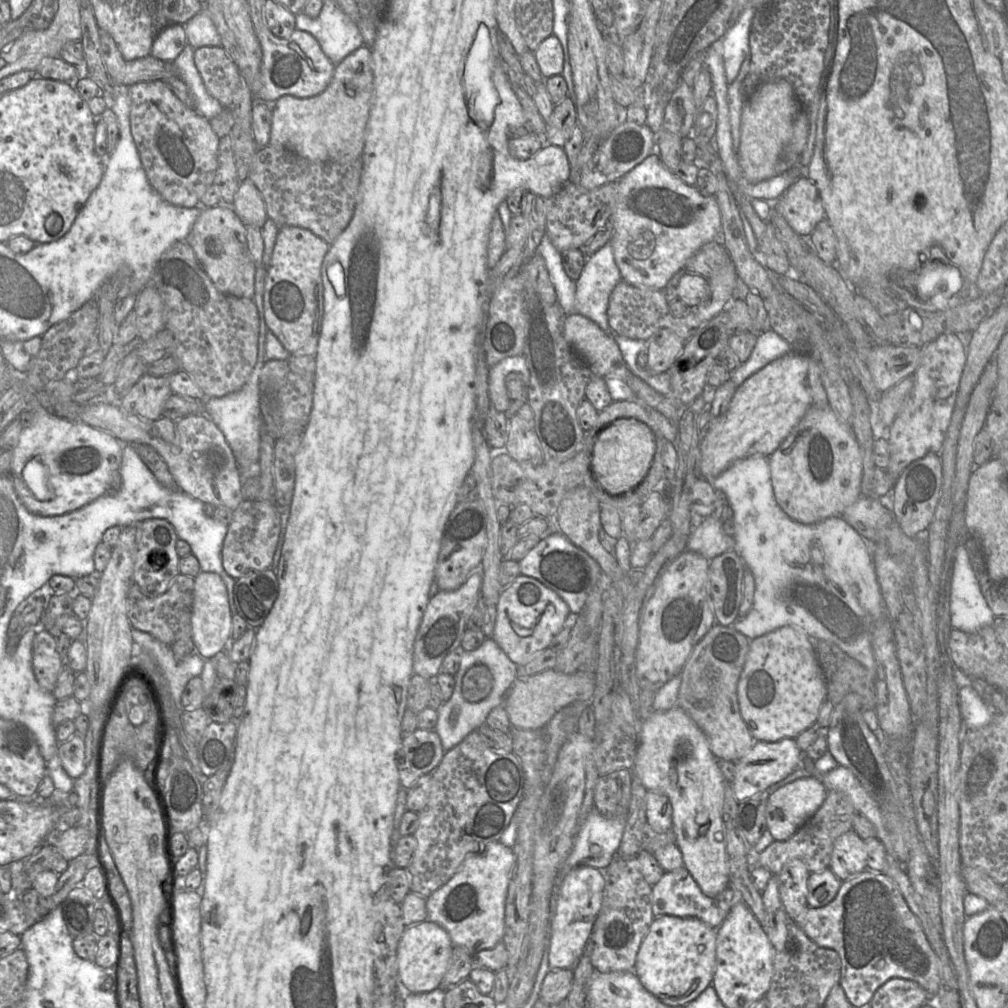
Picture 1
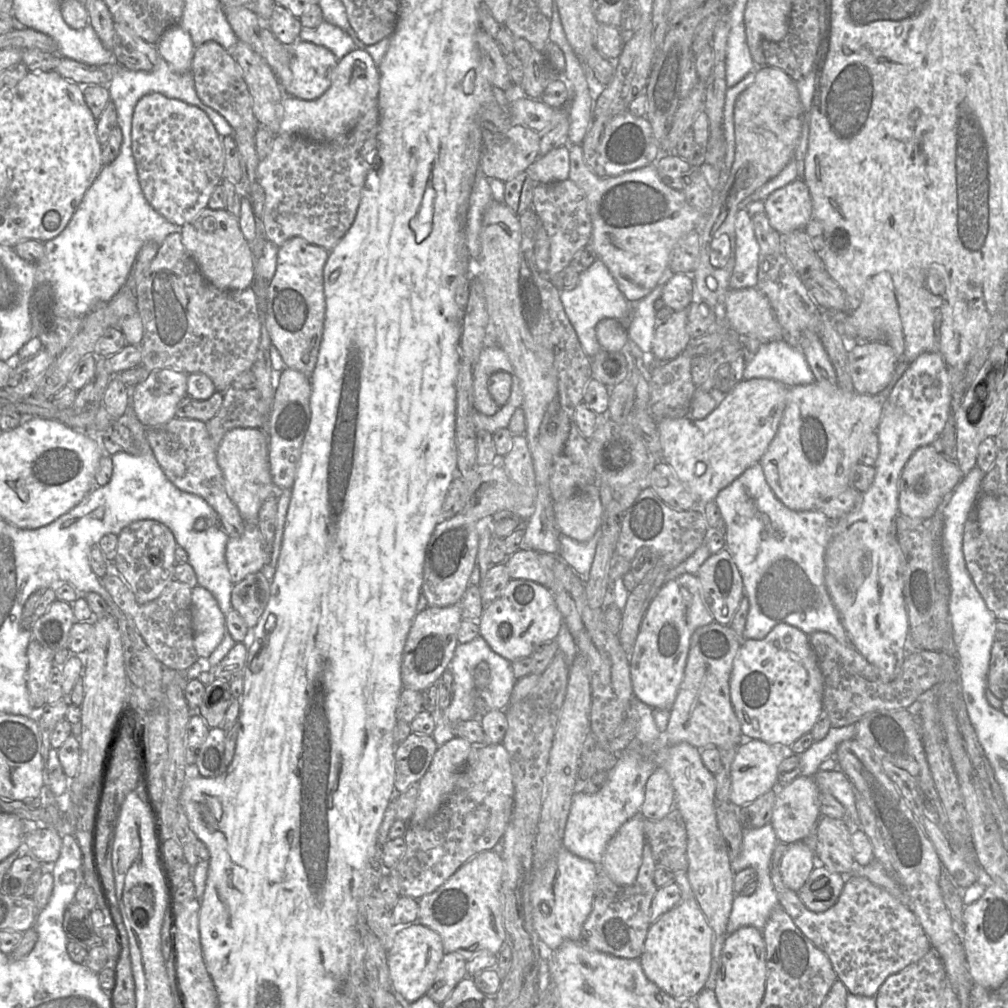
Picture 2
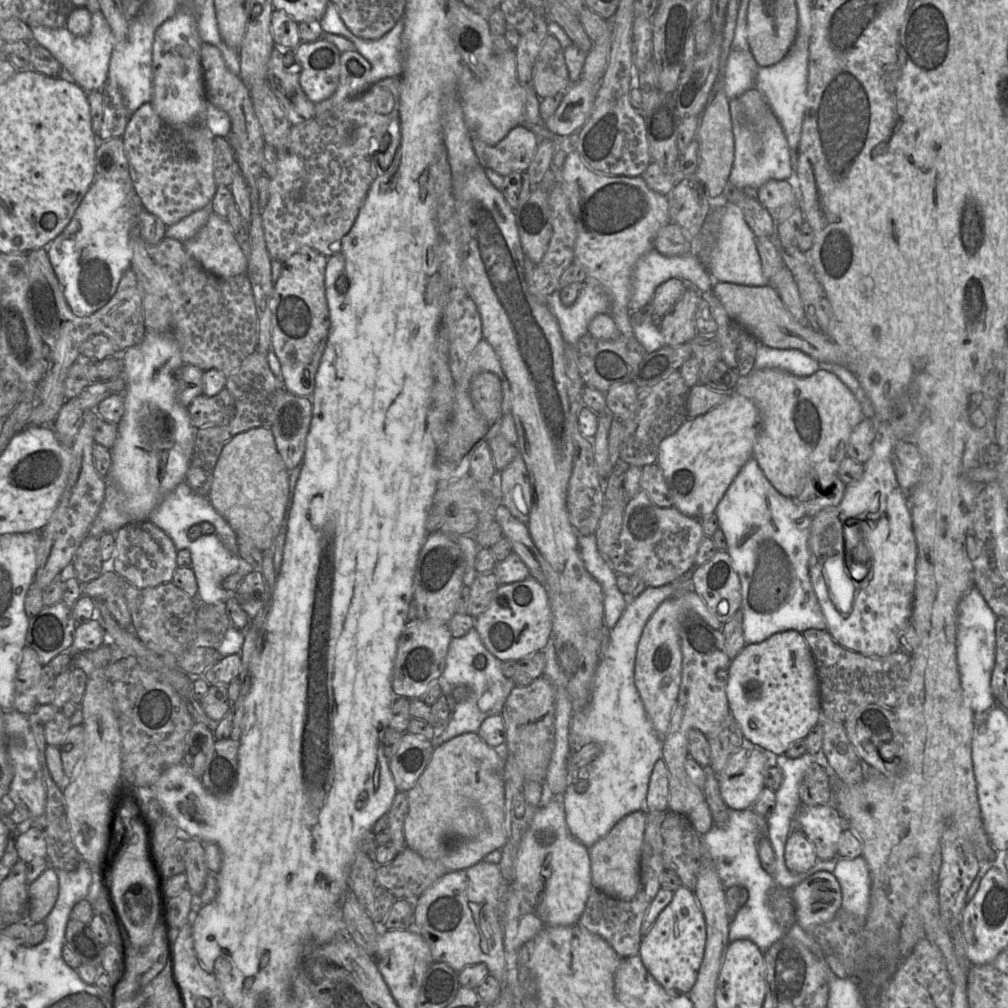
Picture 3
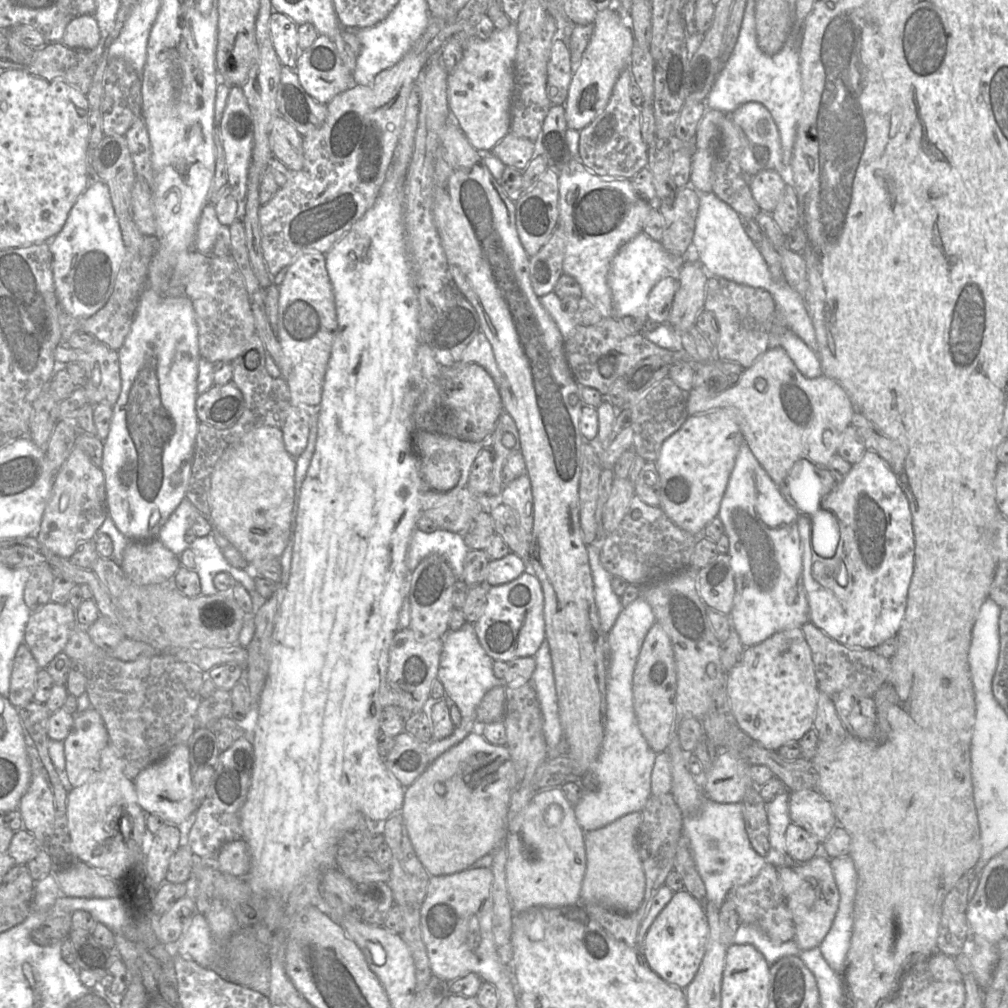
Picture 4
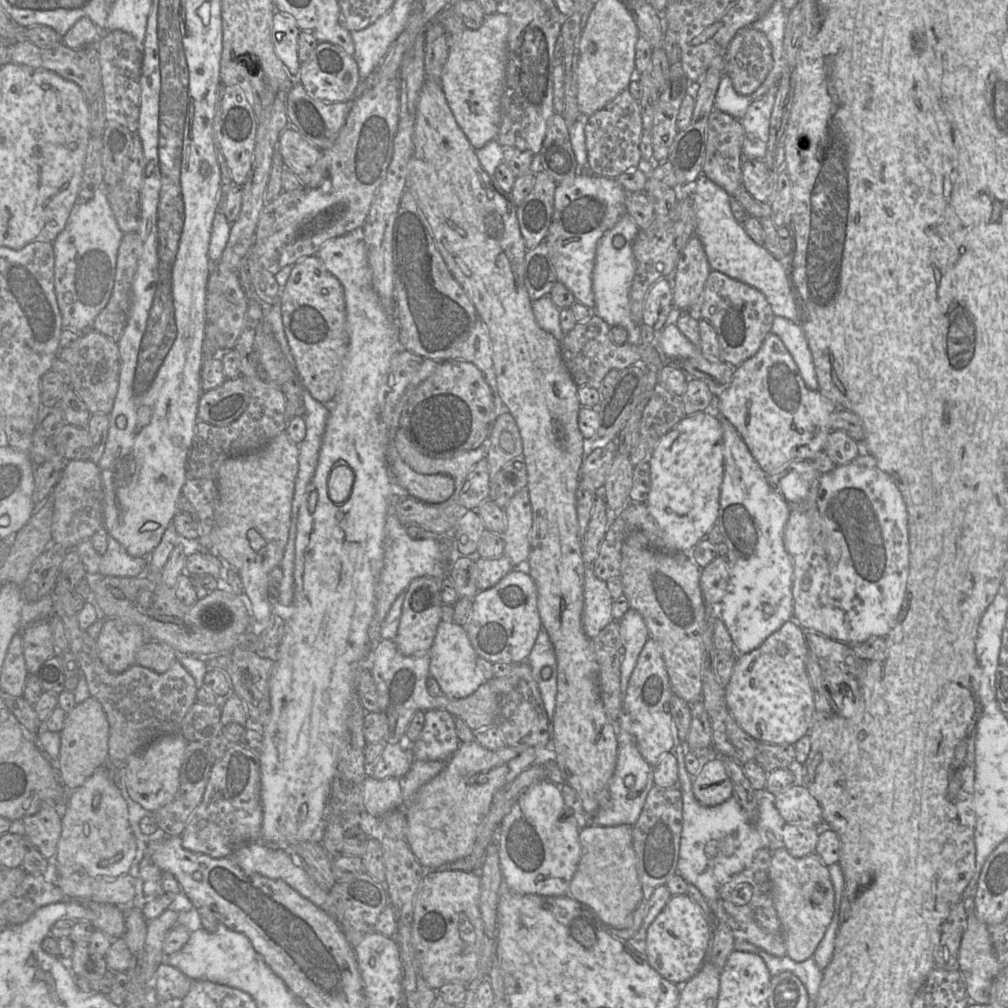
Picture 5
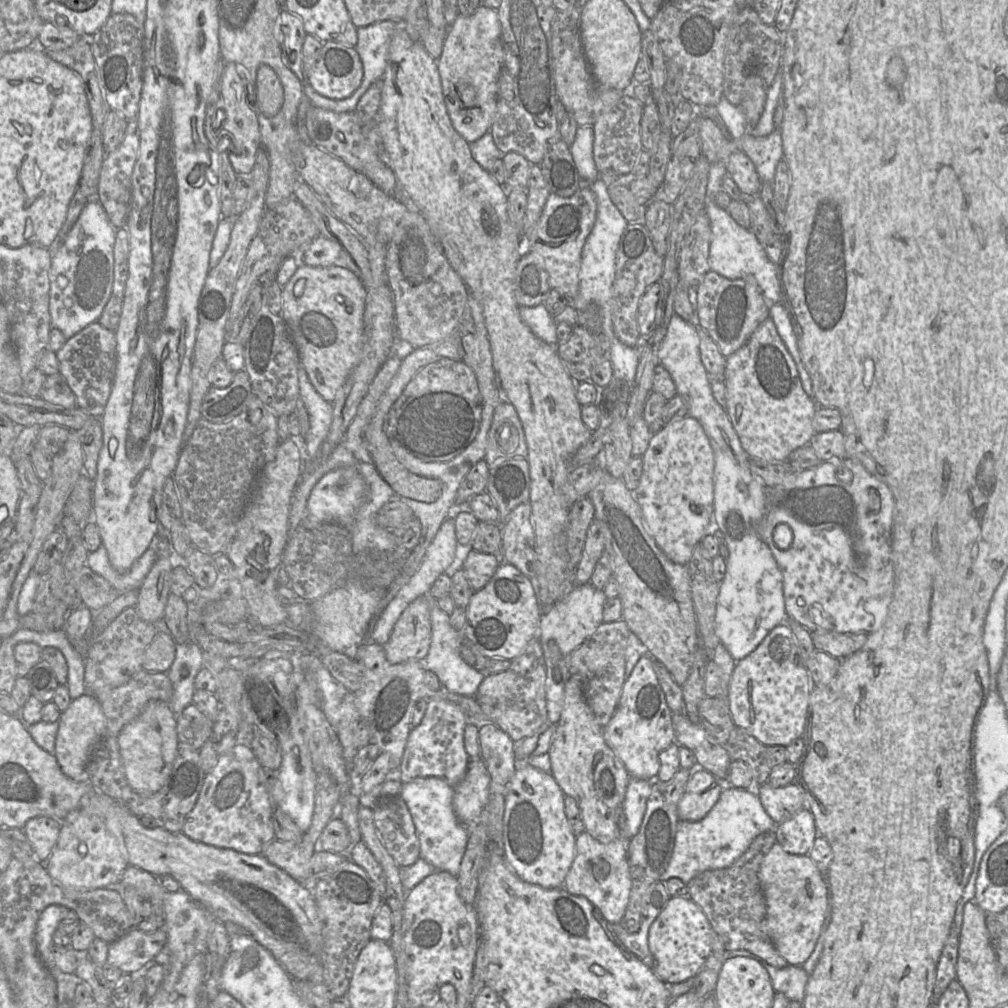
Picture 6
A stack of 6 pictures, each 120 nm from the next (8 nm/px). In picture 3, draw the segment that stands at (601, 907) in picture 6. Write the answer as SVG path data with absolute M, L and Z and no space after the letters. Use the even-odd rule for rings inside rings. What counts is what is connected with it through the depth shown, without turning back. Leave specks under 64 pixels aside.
M646 810L632 812L617 822L607 835L588 848L592 888L621 900L630 900L637 894L640 886L641 853L646 820Z

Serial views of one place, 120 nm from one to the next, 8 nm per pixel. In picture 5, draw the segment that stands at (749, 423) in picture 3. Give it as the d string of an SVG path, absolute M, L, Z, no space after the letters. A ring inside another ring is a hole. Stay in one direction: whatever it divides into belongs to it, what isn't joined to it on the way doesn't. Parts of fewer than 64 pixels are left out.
M705 412L686 415L659 440L647 460L650 465L651 489L646 506L662 532L665 551L690 554L706 538L718 519L724 473L723 433L719 418Z

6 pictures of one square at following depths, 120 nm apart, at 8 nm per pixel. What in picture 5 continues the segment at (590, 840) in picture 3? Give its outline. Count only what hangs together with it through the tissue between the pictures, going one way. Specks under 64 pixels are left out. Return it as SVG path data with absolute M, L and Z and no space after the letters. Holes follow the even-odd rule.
M629 609L626 612L619 620L619 625L623 643L623 657L620 668L620 690L623 700L639 655L649 639L649 632L643 617L634 609ZM617 726L617 741L617 764L608 783L613 805L608 809L599 808L590 817L591 824L607 827L623 824L634 826L640 817L647 795L654 786L654 767L642 757L634 737Z

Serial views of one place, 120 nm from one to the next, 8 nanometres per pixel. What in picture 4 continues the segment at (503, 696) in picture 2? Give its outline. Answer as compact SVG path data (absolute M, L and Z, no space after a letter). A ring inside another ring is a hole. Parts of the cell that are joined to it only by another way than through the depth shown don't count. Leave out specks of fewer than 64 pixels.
M466 622L457 631L448 631L442 638L443 646L440 656L437 679L445 689L445 698L454 703L461 712L461 723L455 727L453 733L440 740L432 740L426 745L428 763L460 743L471 732L482 734L485 724L477 721L477 707L484 695L503 680L498 679L493 673L494 660L485 652L475 632L474 624Z

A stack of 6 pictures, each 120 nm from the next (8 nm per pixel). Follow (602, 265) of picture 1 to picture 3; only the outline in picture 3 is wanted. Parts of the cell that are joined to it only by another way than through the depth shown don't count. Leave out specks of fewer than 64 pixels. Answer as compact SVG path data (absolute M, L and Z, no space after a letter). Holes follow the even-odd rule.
M588 280L571 306L561 303L559 289L547 297L547 306L558 321L565 343L576 345L588 334L588 325L596 315L609 313L610 299L600 285Z

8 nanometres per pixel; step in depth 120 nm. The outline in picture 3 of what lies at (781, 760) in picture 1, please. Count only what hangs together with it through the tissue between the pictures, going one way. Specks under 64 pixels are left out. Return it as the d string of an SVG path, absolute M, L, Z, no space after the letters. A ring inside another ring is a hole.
M745 744L730 756L724 770L718 775L721 797L729 809L745 810L753 806L765 788L765 770L773 757L752 744Z

